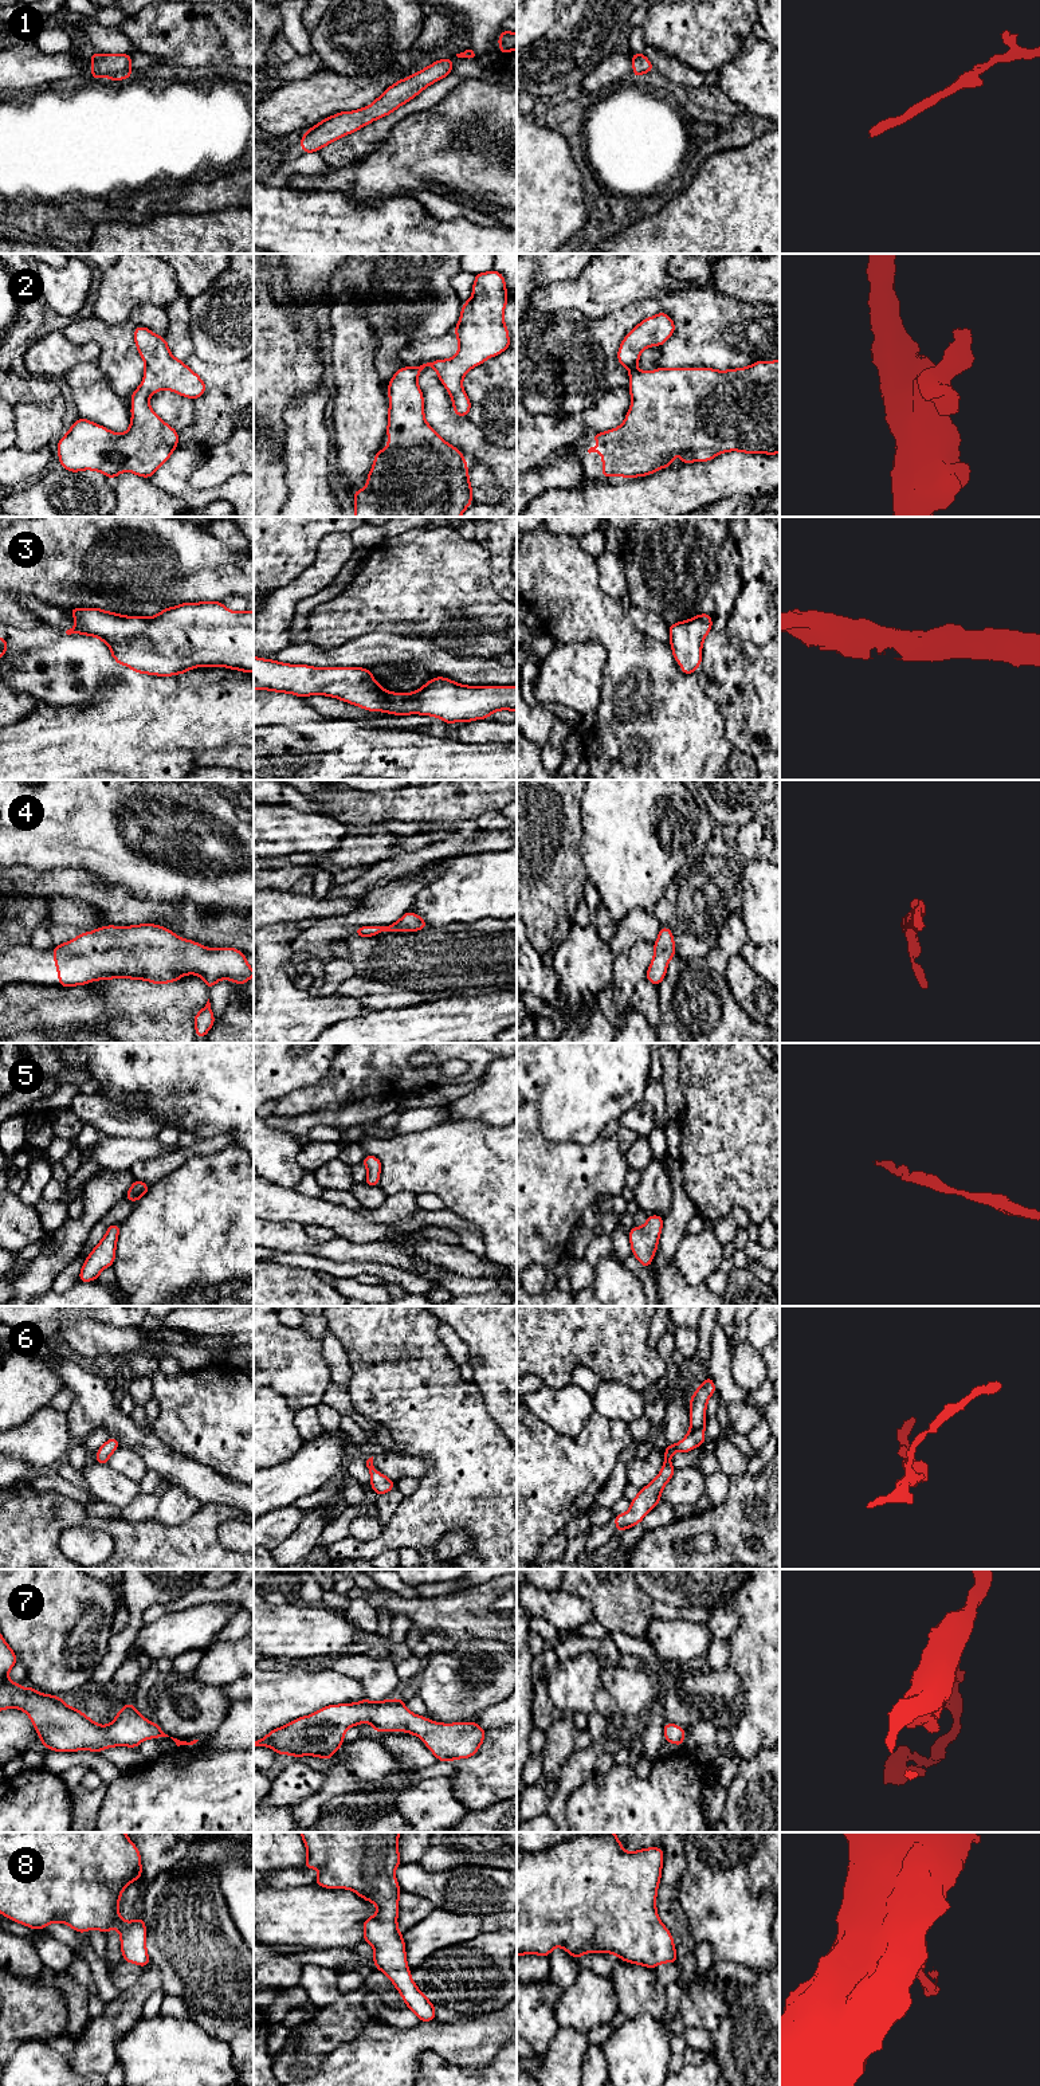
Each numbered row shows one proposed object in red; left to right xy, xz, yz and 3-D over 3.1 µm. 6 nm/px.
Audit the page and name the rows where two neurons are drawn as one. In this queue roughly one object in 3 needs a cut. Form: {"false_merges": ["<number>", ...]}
{"false_merges": []}

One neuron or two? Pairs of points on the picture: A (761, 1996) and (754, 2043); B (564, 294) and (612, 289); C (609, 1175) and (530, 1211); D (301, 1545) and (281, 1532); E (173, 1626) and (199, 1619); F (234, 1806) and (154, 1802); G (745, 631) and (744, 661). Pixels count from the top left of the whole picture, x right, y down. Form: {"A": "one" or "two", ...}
{"A": "one", "B": "one", "C": "one", "D": "two", "E": "one", "F": "one", "G": "two"}

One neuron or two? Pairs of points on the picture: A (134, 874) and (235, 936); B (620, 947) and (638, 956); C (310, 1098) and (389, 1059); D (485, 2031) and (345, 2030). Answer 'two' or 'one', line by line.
A: two
B: two
C: one
D: two

